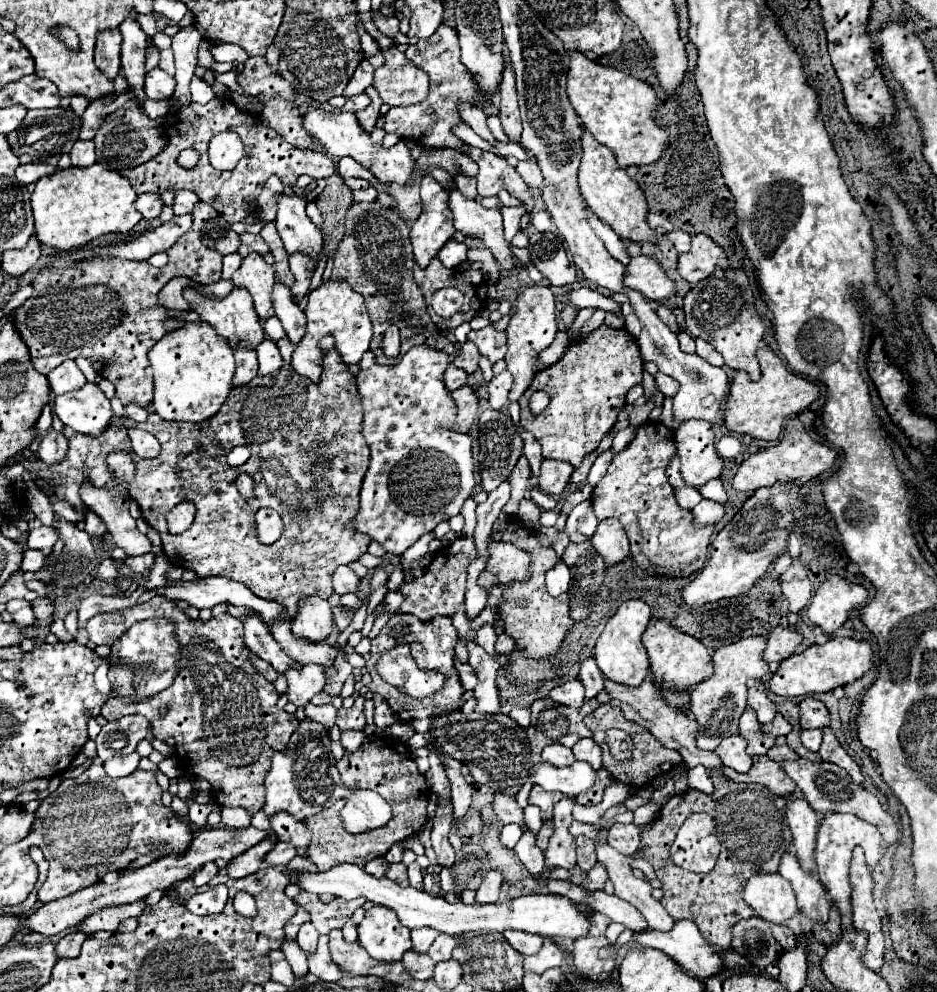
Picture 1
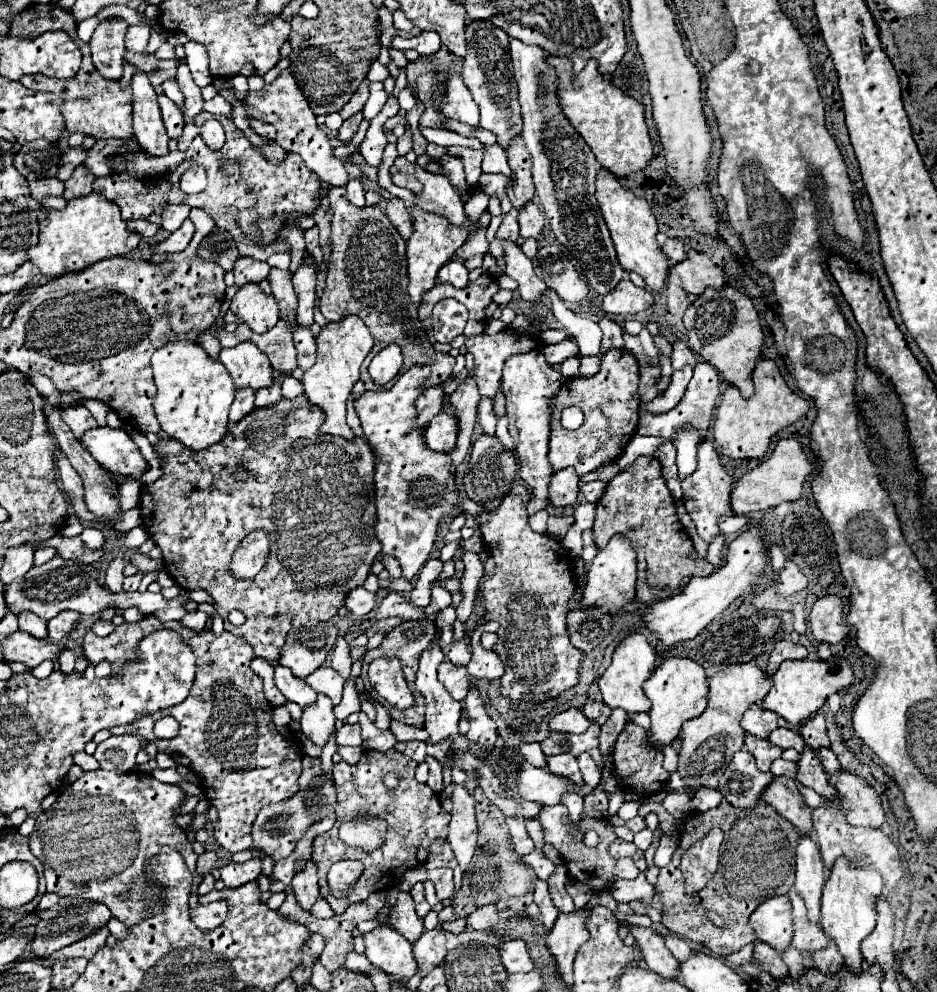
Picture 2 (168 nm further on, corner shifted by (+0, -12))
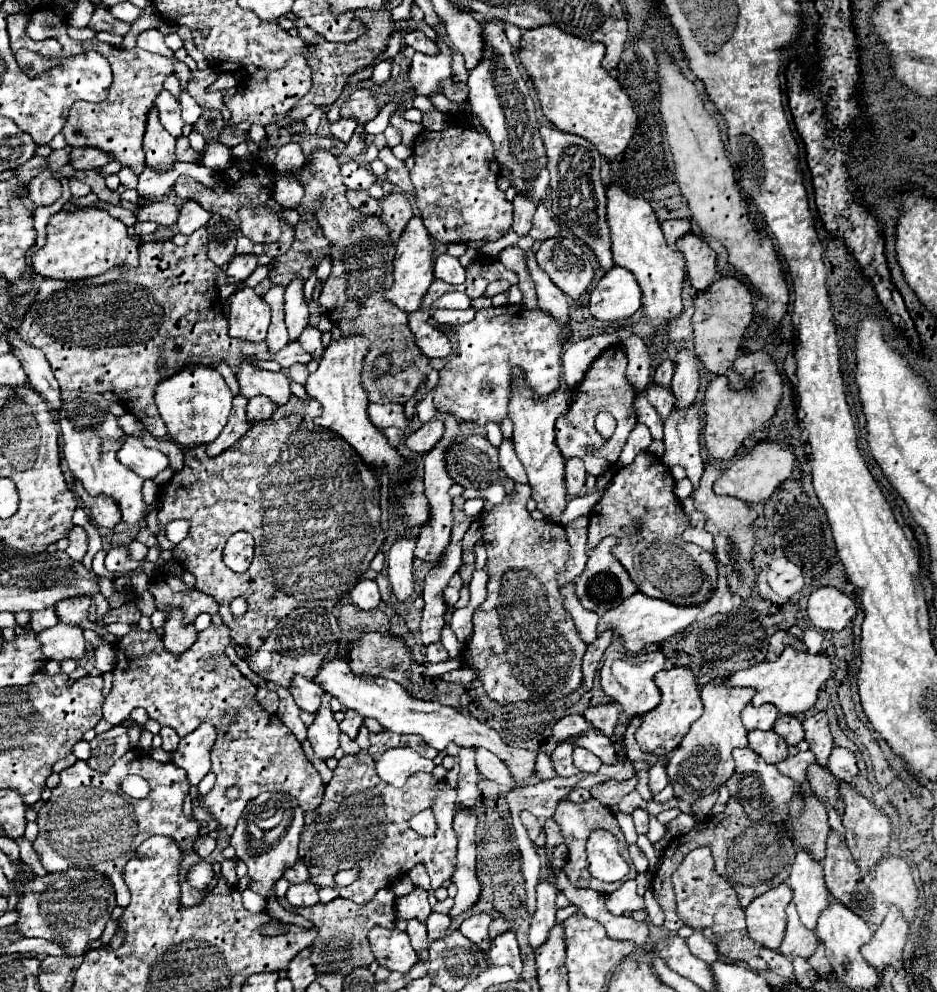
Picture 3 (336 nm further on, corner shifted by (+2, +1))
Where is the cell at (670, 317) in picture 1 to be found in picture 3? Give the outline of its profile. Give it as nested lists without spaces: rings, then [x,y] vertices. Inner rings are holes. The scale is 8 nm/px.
[[[681,349],[677,353],[671,389],[673,389],[673,395],[675,395],[675,409],[687,409],[697,399],[699,367],[697,367],[695,355],[687,349]]]

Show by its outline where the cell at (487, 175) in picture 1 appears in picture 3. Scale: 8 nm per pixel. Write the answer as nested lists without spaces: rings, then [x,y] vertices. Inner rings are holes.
[[[539,203],[539,205],[541,207],[537,207],[537,211],[535,211],[533,227],[531,227],[529,235],[535,241],[545,241],[545,239],[551,239],[551,237],[559,237],[561,235],[561,227],[553,221],[553,217],[547,211],[547,207],[543,203]]]

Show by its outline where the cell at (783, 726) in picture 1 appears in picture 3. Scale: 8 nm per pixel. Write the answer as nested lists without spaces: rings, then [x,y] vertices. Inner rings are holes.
[[[781,715],[781,717],[777,719],[773,731],[775,731],[777,735],[781,735],[787,745],[797,745],[797,743],[803,739],[803,735],[805,735],[801,721],[797,721],[793,715]]]

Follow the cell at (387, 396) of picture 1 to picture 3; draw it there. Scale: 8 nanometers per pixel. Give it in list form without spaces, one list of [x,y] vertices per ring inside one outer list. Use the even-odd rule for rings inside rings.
[[[399,539],[389,551],[387,559],[387,577],[391,583],[391,593],[399,603],[405,603],[411,599],[415,591],[415,579],[413,579],[413,539]]]

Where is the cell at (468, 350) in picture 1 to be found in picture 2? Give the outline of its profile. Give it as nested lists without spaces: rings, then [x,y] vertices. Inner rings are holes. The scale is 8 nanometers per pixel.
[[[467,352],[465,354],[467,358],[467,370],[469,370],[469,376],[463,380],[463,384],[457,386],[457,390],[449,396],[449,402],[459,418],[459,438],[457,438],[457,446],[455,450],[451,452],[451,458],[453,458],[453,466],[451,466],[451,472],[455,472],[455,468],[465,460],[469,448],[471,448],[471,434],[473,434],[473,424],[477,420],[477,404],[479,404],[479,390],[477,390],[477,384],[475,380],[471,380],[471,372],[473,372],[473,366],[475,362],[471,360],[471,354]]]

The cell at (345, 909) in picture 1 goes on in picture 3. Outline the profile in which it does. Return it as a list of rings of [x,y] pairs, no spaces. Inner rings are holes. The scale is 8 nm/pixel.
[[[381,889],[375,899],[367,905],[357,905],[349,899],[335,899],[331,903],[317,903],[313,907],[299,907],[295,909],[299,911],[303,917],[307,917],[309,921],[315,923],[317,927],[317,939],[313,941],[313,951],[311,951],[311,963],[315,967],[315,973],[317,975],[325,975],[325,973],[341,973],[341,975],[347,975],[353,967],[369,967],[373,963],[373,953],[371,953],[371,947],[369,947],[369,941],[367,941],[367,933],[375,927],[375,925],[381,925],[385,929],[395,929],[395,893],[391,889]]]

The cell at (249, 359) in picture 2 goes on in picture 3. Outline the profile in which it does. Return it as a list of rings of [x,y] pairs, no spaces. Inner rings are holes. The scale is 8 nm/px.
[[[255,359],[243,361],[237,373],[237,381],[241,387],[241,395],[247,399],[265,395],[269,397],[275,405],[285,405],[291,399],[291,389],[289,383],[291,379],[285,373],[273,373],[273,371],[261,371],[253,365]]]

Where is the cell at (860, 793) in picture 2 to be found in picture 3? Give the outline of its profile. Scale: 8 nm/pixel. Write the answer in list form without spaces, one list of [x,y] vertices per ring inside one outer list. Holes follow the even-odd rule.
[[[841,783],[841,797],[839,797],[845,805],[845,813],[843,813],[843,827],[847,831],[847,847],[851,851],[851,855],[855,857],[859,869],[863,871],[863,875],[869,873],[871,867],[875,867],[879,863],[879,859],[883,857],[889,839],[891,839],[891,823],[889,817],[883,815],[875,805],[871,805],[857,789],[855,785],[849,783]]]

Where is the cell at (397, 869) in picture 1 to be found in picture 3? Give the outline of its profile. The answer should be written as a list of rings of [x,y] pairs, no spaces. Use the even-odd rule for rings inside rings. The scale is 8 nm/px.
[[[411,919],[409,927],[407,927],[407,935],[409,935],[411,945],[416,952],[425,953],[428,950],[430,941],[425,923],[419,923],[417,919]]]

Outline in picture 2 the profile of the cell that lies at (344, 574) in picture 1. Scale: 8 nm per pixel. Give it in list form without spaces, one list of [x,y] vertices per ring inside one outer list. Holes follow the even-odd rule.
[[[363,586],[353,588],[347,596],[345,596],[345,608],[349,612],[353,612],[355,616],[365,616],[375,608],[375,594],[367,592]]]

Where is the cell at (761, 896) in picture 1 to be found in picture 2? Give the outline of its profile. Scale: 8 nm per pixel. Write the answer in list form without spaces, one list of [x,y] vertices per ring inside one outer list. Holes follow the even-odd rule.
[[[775,896],[759,904],[751,914],[749,924],[753,926],[757,940],[767,942],[777,952],[783,952],[791,944],[793,936],[793,914],[787,896]]]

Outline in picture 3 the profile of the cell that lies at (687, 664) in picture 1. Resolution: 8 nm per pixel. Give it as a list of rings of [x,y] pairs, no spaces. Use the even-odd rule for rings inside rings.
[[[673,667],[671,671],[661,671],[655,675],[655,683],[661,691],[661,703],[657,709],[643,715],[643,723],[635,733],[637,743],[641,745],[641,751],[657,755],[659,759],[665,759],[673,749],[681,745],[681,739],[687,735],[691,723],[703,713],[703,703],[697,691],[695,675],[689,671],[689,667]]]

